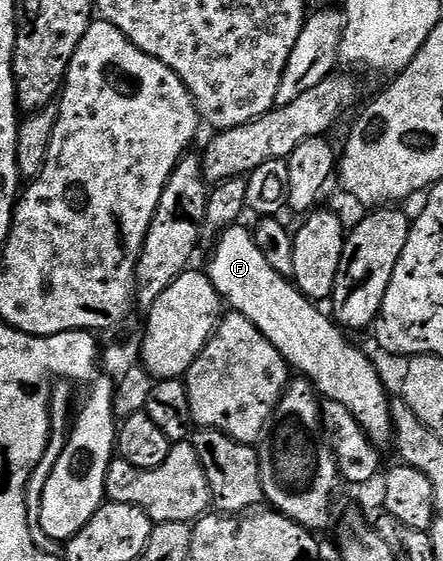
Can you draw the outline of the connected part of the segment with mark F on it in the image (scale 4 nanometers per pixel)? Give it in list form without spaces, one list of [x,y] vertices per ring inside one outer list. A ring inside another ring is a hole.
[[[236,223],[223,230],[214,242],[215,254],[209,268],[213,287],[234,312],[245,315],[245,319],[277,347],[288,366],[299,372],[296,374],[315,386],[320,398],[349,407],[353,419],[361,423],[365,435],[375,446],[390,446],[393,441],[391,401],[374,363],[343,338],[344,330],[326,312],[323,314],[318,304],[308,301],[288,278],[269,267],[265,255],[257,251],[252,230],[241,226]]]

